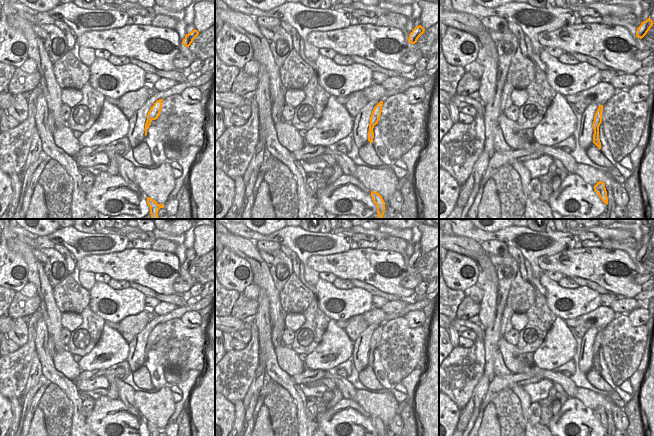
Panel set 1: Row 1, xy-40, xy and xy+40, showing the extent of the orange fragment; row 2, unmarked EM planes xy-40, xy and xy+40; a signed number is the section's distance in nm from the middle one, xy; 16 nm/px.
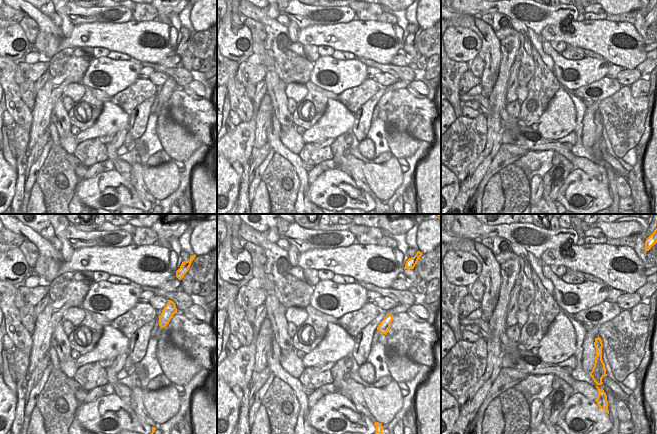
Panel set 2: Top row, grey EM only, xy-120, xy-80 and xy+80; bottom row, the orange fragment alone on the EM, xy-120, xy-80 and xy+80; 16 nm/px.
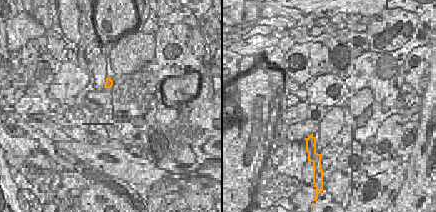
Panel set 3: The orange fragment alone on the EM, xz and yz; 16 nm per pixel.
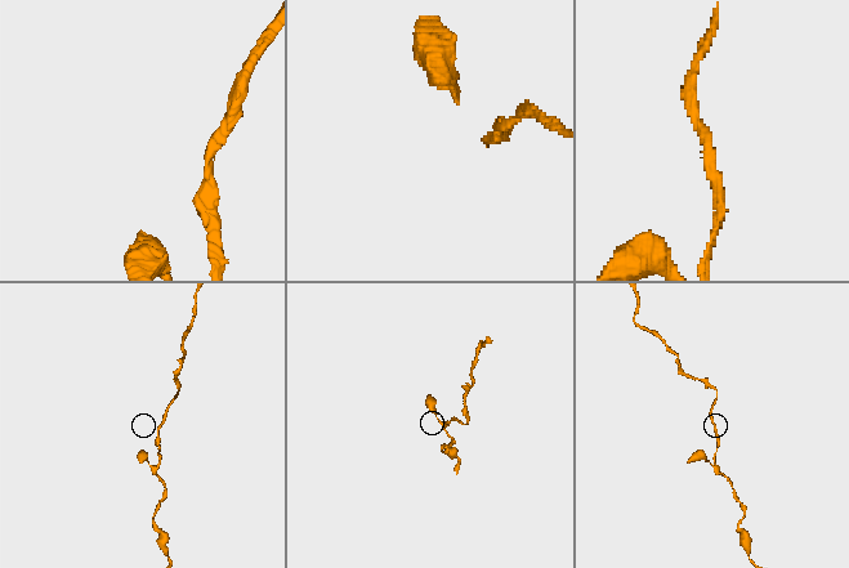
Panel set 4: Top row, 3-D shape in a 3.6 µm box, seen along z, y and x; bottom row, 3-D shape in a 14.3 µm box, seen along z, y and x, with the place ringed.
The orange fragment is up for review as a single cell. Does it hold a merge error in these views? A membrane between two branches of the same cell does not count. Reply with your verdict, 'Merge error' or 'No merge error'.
No merge error.

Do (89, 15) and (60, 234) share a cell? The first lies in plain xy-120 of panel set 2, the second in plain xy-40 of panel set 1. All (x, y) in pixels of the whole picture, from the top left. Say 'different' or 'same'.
same

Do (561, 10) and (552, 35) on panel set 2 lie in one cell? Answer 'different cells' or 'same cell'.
different cells

